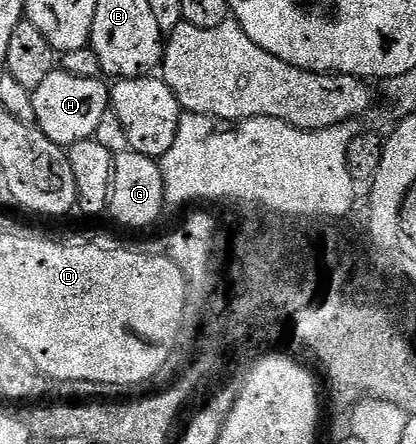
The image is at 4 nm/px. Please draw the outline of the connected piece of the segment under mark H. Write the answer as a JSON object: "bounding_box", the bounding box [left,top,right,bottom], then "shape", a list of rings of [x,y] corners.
{"bounding_box":[30,69,108,148],"shape":[[[55,69],[32,92],[30,106],[42,134],[58,148],[73,148],[79,142],[88,142],[102,126],[102,117],[108,114],[108,90],[94,78],[81,78],[78,74],[65,74]]]}

